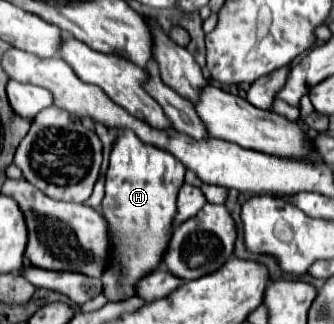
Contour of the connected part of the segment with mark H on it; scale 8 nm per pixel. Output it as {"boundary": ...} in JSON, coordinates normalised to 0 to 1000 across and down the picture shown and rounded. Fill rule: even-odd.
{"boundary":[[[359,401],[359,414],[347,420],[329,469],[329,512],[317,531],[317,605],[299,636],[305,667],[329,679],[323,691],[341,747],[341,790],[323,815],[323,833],[305,852],[323,926],[371,926],[383,914],[401,914],[401,877],[425,858],[425,846],[443,846],[479,821],[485,784],[509,741],[509,704],[515,704],[509,691],[521,685],[527,660],[527,599],[551,568],[551,531],[557,519],[539,494],[521,494],[521,481],[509,481],[509,469],[485,457],[425,438],[395,401]]]}

